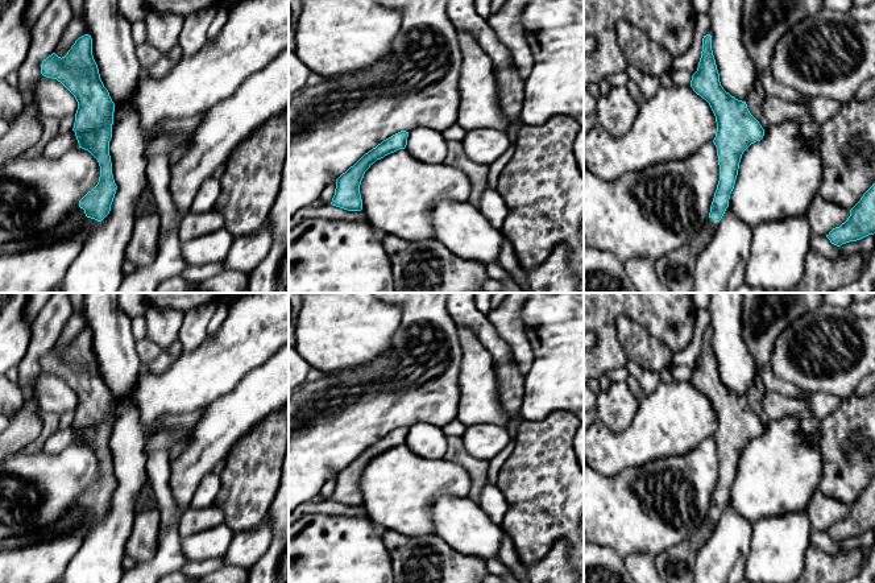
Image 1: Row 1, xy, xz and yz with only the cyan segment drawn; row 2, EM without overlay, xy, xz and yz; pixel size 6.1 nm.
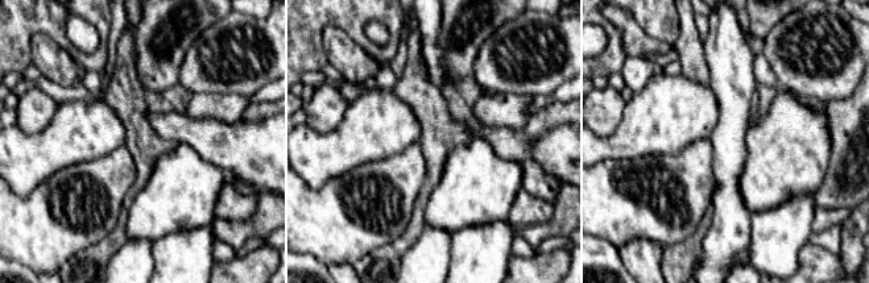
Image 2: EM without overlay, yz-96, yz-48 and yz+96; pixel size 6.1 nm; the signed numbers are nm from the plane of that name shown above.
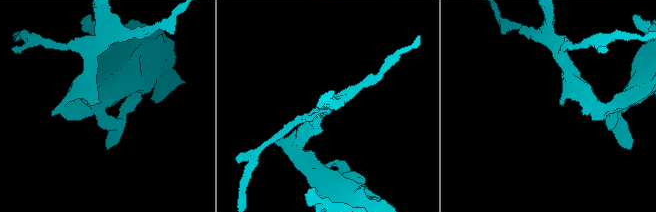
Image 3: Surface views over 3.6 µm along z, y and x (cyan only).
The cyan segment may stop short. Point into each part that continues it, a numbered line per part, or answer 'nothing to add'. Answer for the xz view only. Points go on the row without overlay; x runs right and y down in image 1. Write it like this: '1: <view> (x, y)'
nothing to add

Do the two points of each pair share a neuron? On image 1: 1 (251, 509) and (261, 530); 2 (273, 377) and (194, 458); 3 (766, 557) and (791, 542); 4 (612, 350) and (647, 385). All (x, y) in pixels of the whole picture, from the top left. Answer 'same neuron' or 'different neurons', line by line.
1: different neurons
2: same neuron
3: same neuron
4: different neurons

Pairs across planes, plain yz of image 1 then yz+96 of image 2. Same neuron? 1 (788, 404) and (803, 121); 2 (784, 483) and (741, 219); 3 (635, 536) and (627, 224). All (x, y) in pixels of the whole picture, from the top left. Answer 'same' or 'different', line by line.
1: different
2: different
3: same

